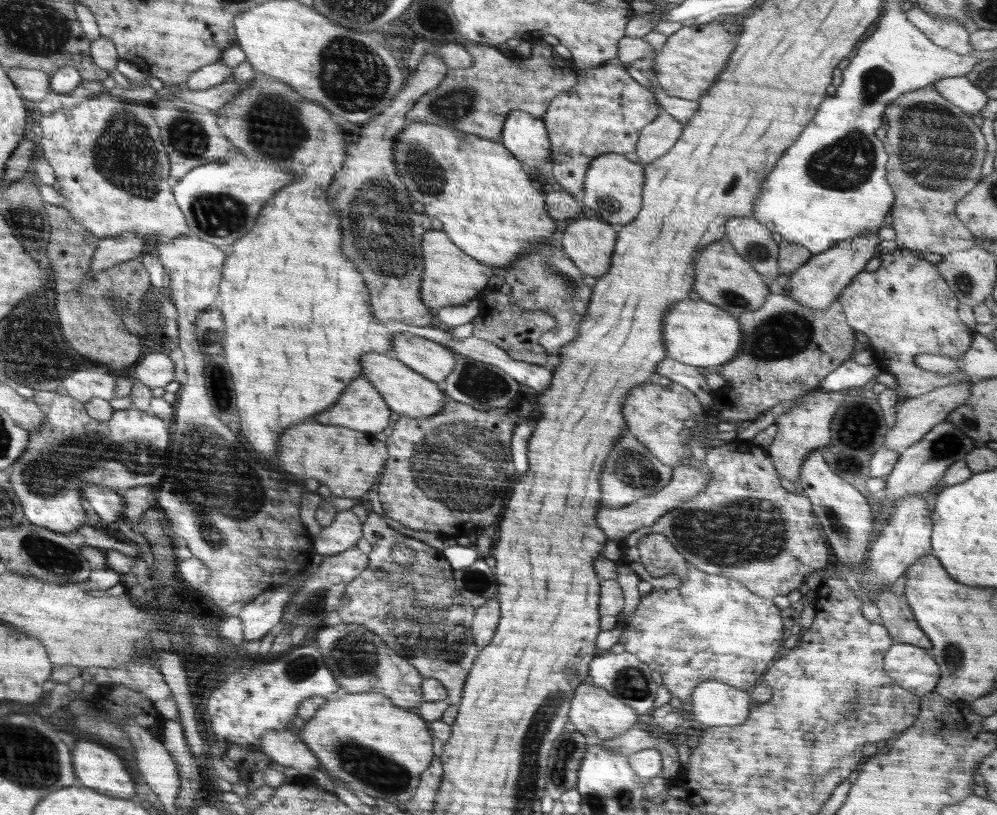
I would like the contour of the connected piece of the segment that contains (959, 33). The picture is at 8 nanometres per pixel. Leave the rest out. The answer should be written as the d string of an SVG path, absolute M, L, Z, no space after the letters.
M909 5L906 8L907 19L929 37L934 44L948 48L958 55L968 55L974 52L969 43L970 33L959 24L959 20L947 18L932 18L919 6Z

